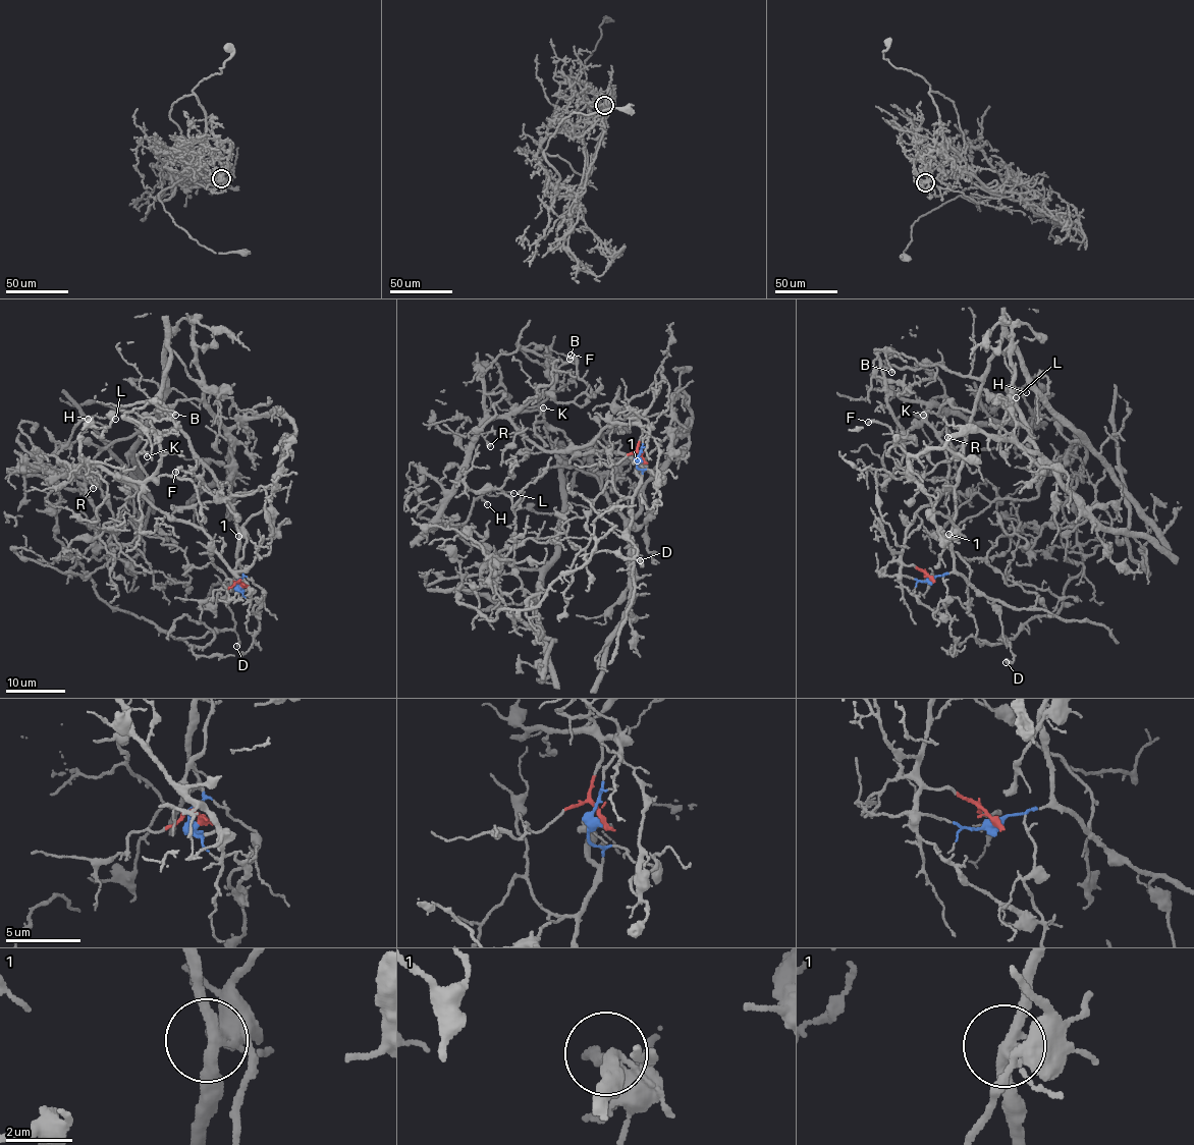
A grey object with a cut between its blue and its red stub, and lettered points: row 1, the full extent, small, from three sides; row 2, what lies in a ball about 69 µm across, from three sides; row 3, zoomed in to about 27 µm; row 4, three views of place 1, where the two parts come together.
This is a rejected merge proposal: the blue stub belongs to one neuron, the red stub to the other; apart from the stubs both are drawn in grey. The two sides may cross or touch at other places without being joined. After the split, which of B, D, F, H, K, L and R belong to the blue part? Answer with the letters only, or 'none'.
B, D, K

